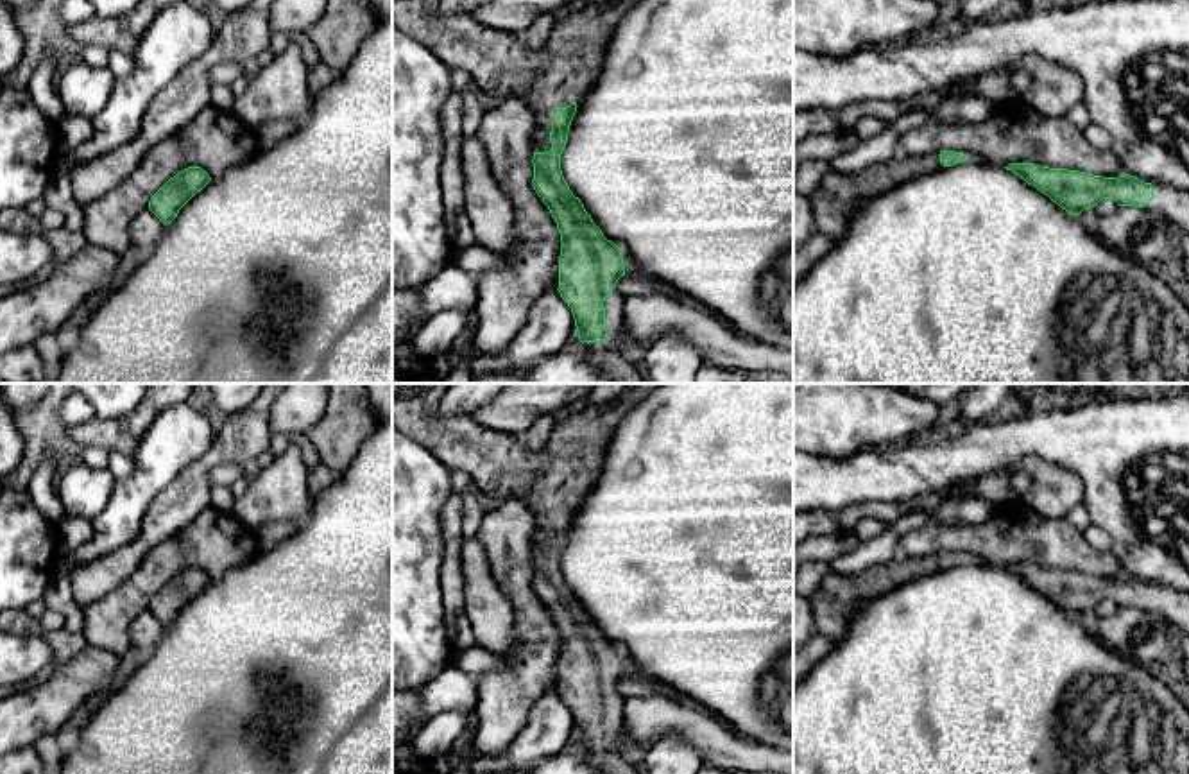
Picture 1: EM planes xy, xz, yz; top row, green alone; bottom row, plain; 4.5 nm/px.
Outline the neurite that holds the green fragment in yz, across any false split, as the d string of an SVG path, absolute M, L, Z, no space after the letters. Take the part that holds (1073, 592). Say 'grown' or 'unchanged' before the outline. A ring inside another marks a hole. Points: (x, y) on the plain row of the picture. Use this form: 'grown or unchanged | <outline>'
grown | M1010 564L1005 570L1046 595L1071 616L1080 616L1103 600L1114 600L1119 607L1157 613L1169 624L1173 632L1189 634L1189 593L1166 586L1144 584L1125 573L1116 579L1103 579L1033 564Z

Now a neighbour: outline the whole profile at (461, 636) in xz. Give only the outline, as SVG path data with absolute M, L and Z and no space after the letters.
M464 471L451 473L451 494L441 509L441 536L444 541L444 559L439 572L442 586L442 607L446 634L453 649L466 650L476 645L471 624L464 611L464 573L462 573L462 502L464 491L475 489L473 478Z

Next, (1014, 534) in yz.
M1021 502L997 507L981 525L929 523L899 539L899 557L919 559L944 552L963 554L967 559L997 568L1033 564L1103 579L1123 573L1112 550L1096 552L1067 518L1040 516Z

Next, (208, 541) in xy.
M211 505L206 507L181 530L154 545L138 568L118 588L84 607L82 634L86 636L86 643L116 656L125 656L131 647L129 627L133 620L149 609L152 597L170 579L188 568L201 568L211 580L217 580L226 570L245 564L258 554L254 532L251 532L233 512L222 516Z

